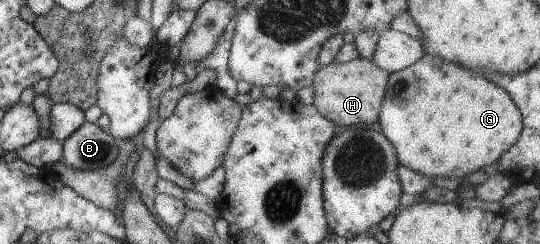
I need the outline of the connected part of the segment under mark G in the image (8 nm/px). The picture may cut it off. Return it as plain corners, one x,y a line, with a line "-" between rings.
425,54
412,66
389,74
378,122
382,134
394,146
399,164
424,176
459,180
497,162
514,146
523,129
522,113
506,90
484,75
478,76
478,73
464,66
434,58
432,54

